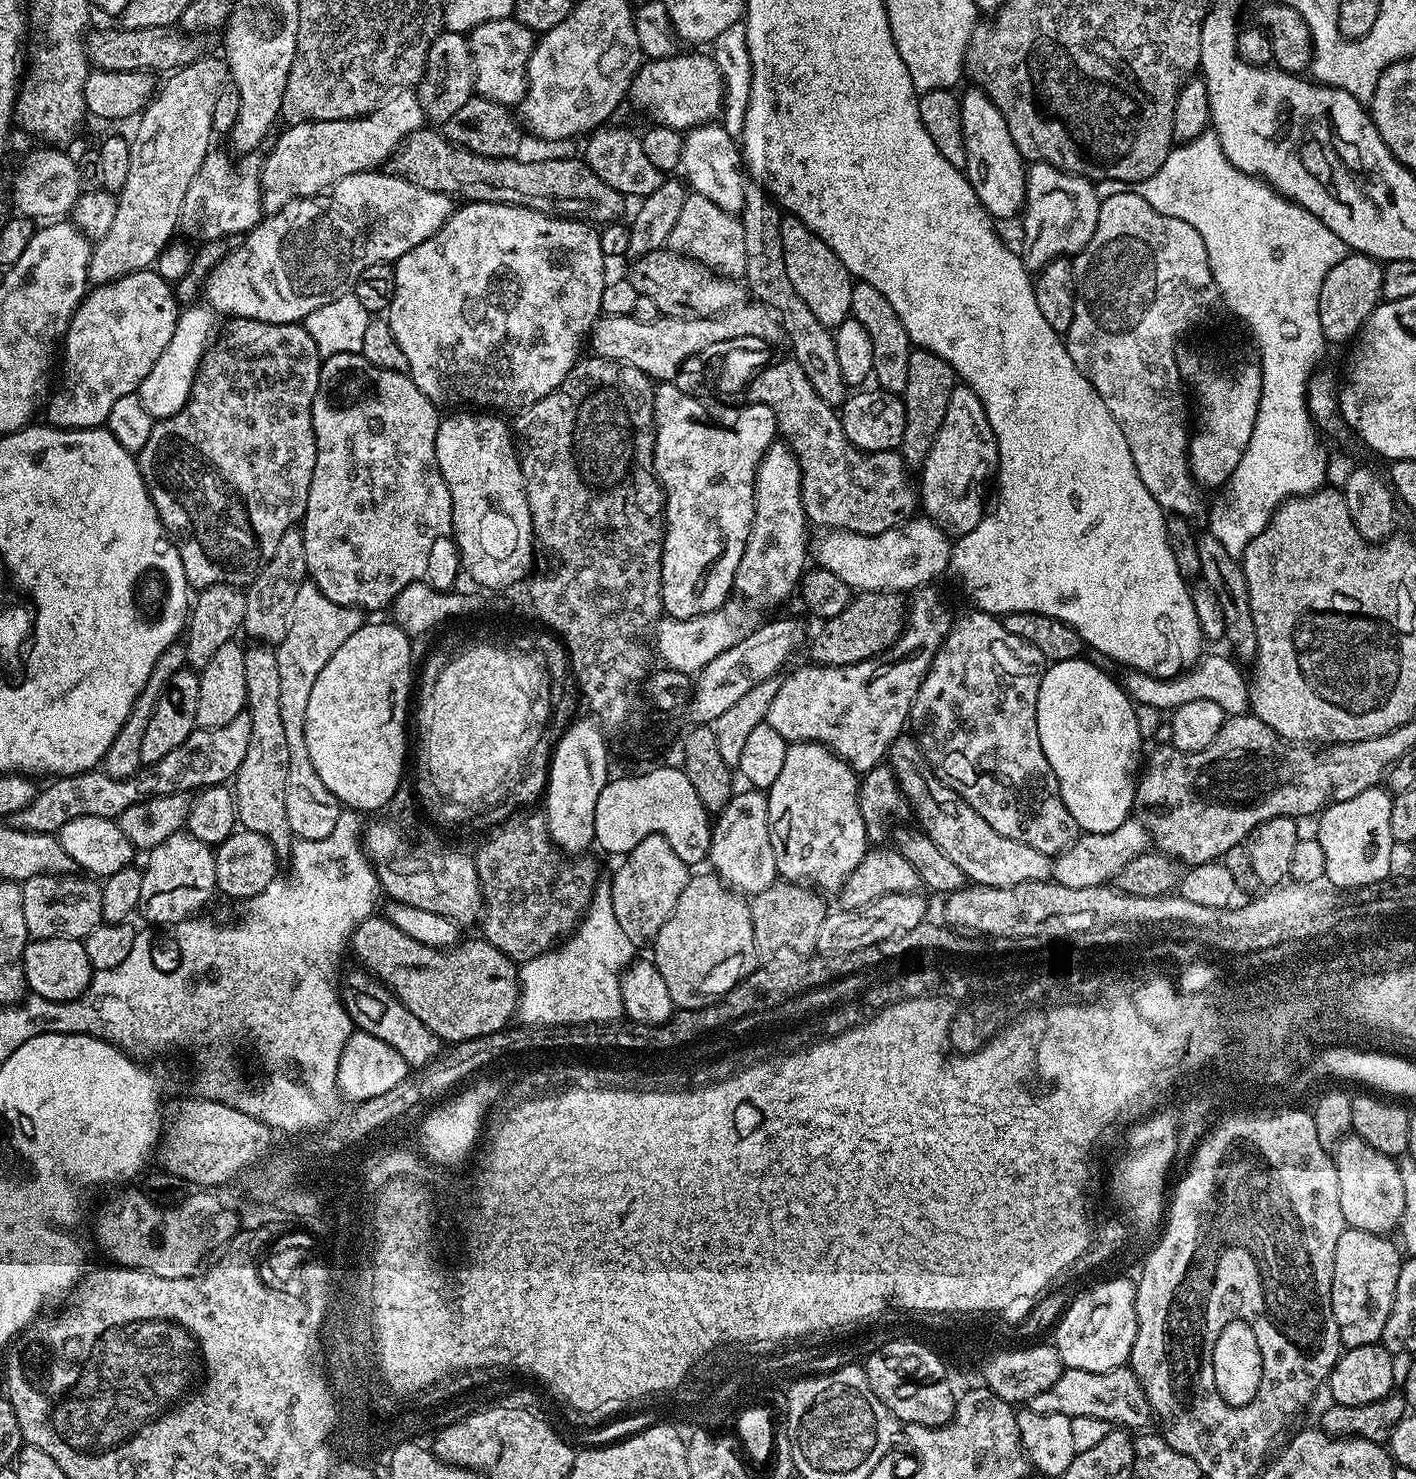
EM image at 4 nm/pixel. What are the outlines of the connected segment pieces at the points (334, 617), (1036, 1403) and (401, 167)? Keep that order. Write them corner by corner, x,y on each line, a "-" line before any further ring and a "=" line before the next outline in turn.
305,582
294,597
290,630
286,630
286,638
282,638
282,642
274,648
282,689
278,706
282,710
286,746
290,746
290,770
286,774
286,819
290,821
290,830
296,838
326,838
339,822
342,811
340,800
326,790
306,751
306,706
310,703
310,690
318,674
322,674
326,662
334,658
338,646
342,646
342,642
346,642
346,638
350,638
350,634
354,634
354,630
365,622
366,616
361,609
338,606
338,602
330,602
316,584
=
1131,1367
1115,1368
1113,1372
1091,1372
1081,1368
1064,1368
1058,1382
1042,1394
1034,1394
1026,1402
1034,1412
1053,1412
1078,1418
1098,1418
1107,1420
1109,1425
1123,1426
1125,1429
1140,1428
1150,1417
1148,1400
1144,1396
1144,1386
1140,1377
=
425,126
400,143
386,162
387,171
400,176
422,190
434,190
464,202
513,204
533,208
547,216
561,218
590,218
591,223
603,226
621,219
626,198
618,190
606,186
582,158
576,160
524,160
509,158
495,160
478,156
450,143
435,127

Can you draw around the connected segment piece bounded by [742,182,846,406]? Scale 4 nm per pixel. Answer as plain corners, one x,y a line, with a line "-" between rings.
752,182
744,189
744,233
746,234
746,270
743,279
746,288
752,292
757,301
769,308
778,319
783,335
788,335
792,343
791,355
806,370
806,378
810,378
810,386
830,405
843,405
846,399
846,385
842,378
842,370
838,367
838,354
836,353
835,335
806,307
806,302
798,298
798,290
790,283
786,275
786,258
782,255
782,230
780,221
782,212
774,203
771,196

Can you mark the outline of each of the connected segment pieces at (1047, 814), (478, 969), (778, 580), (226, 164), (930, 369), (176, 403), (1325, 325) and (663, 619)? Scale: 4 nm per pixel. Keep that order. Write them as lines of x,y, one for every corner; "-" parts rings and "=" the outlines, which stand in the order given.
971,611
966,613
961,620
959,617
953,623
938,654
934,654
934,658
930,662
930,670
926,674
926,678
922,678
922,686
918,686
918,694
912,703
911,727
916,727
914,735
920,741
920,749
924,752
924,757
928,759
933,774
943,784
950,786
950,790
954,790
974,811
982,814
982,818
986,818
986,822
990,822
990,826
994,830
998,830
998,834
1002,834
1014,842
1026,842
1026,846
1034,846
1034,850
1055,858
1075,842
1076,837
1081,835
1081,831
1074,822
1074,818
1070,818
1070,810
1066,810
1066,802
1062,802
1058,778
1054,778
1054,770
1050,770
1050,762
1046,762
1046,754
1042,750
1042,742
1038,738
1036,707
1038,706
1038,686
1042,682
1046,667
1044,655
1034,646
1030,646
1030,642
1026,642
1022,638
1014,638
1014,634
1010,634
1010,630
1006,630
1003,623
991,612
=
373,914
352,933
350,948
371,975
396,993
396,999
406,1005
414,1018
430,1026
441,1041
455,1042
509,1027
508,1019
517,1015
520,1002
514,961
483,938
466,940
450,948
431,948
402,934
383,915
=
772,443
756,471
754,522
750,526
746,550
742,550
742,562
738,562
734,585
735,591
744,592
740,593
743,599
757,609
772,608
782,603
791,592
793,595
806,571
804,555
810,552
810,521
804,515
801,486
802,474
798,458
787,444
=
209,151
208,157
200,161
198,174
192,176
189,188
182,198
182,210
178,217
178,228
189,236
189,241
222,240
243,237
252,231
262,219
262,197
260,194
259,159
248,158
235,168
222,153
=
916,348
910,352
908,377
902,393
906,410
906,434
902,434
902,442
898,449
905,465
923,465
934,446
934,438
946,418
946,406
950,406
950,394
954,394
957,386
958,377
955,370
942,358
938,358
938,354
927,352
924,348
=
188,306
179,313
173,338
167,343
166,350
162,350
162,358
154,362
150,374
146,374
138,389
142,406
146,406
146,410
150,410
156,420
164,420
167,416
178,414
178,410
186,406
196,372
204,360
204,353
217,339
216,320
218,321
217,313
207,306
=
1349,254
1342,258
1342,262
1338,262
1338,266
1334,266
1334,270
1330,270
1330,274
1326,274
1322,282
1322,294
1318,294
1318,322
1322,326
1325,341
1332,343
1333,340
1334,343
1340,344
1343,340
1351,341
1359,333
1369,314
1376,309
1377,304
1381,303
1383,273
1381,261
1375,260
1374,257
=
729,598
718,610
710,614
698,614
698,618
674,618
667,614
661,615
651,633
652,640
656,643
655,655
661,665
679,672
689,674
701,672
706,662
714,662
714,658
722,654
722,650
730,650
730,646
742,642
742,638
749,636
758,627
755,614
757,615
743,599

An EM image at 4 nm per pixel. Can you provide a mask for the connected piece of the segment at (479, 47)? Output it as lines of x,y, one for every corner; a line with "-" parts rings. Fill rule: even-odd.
507,16
482,22
467,33
467,37
472,55
475,91
499,104
519,105
528,92
528,63
537,41
534,33
512,16

